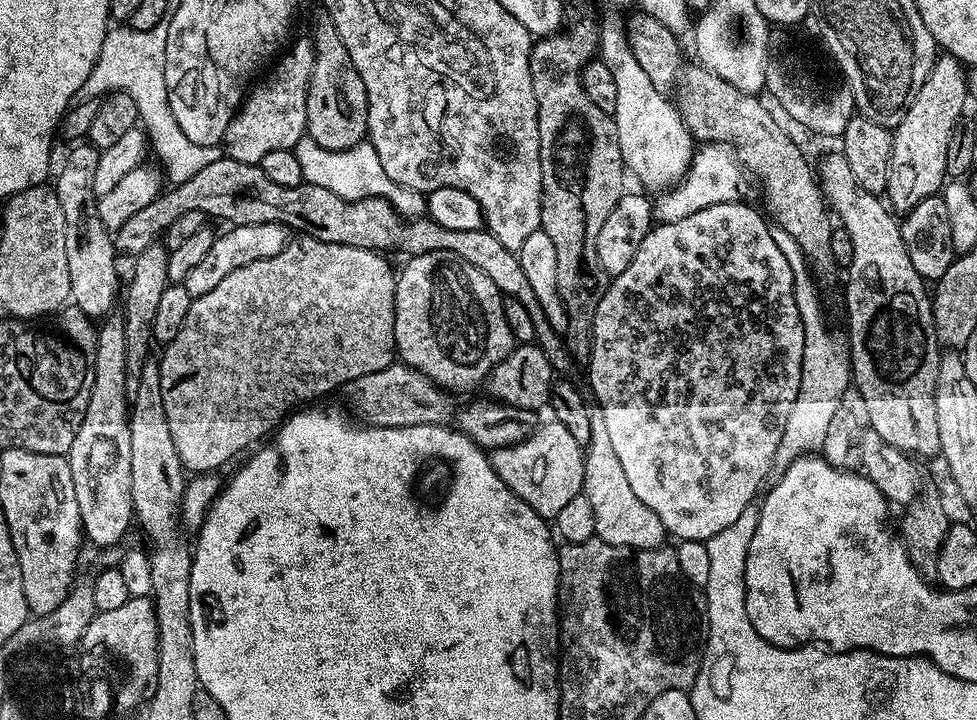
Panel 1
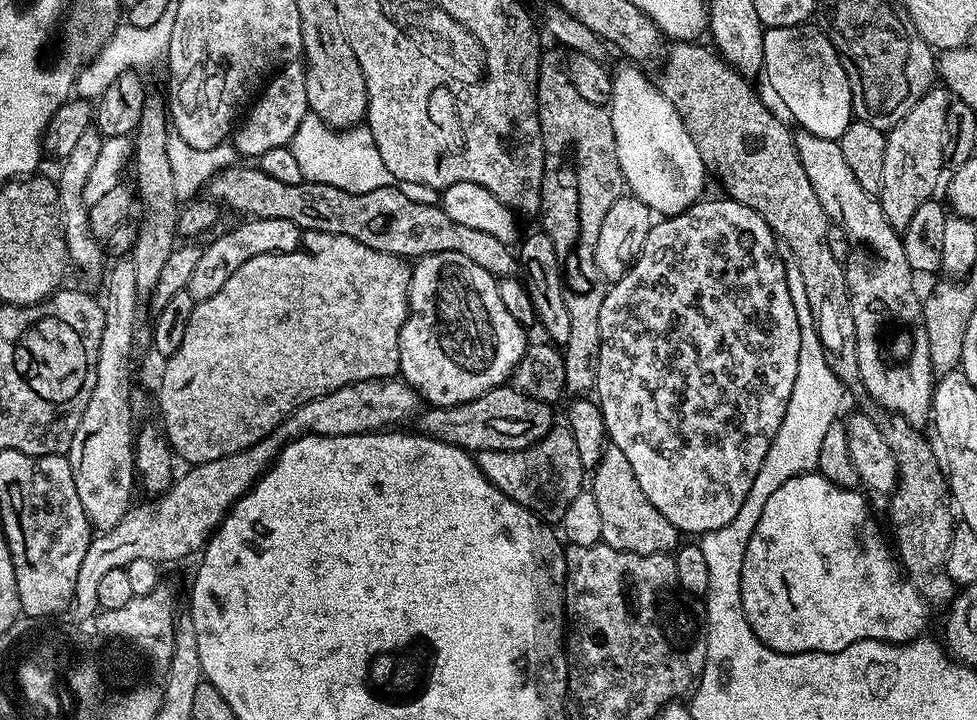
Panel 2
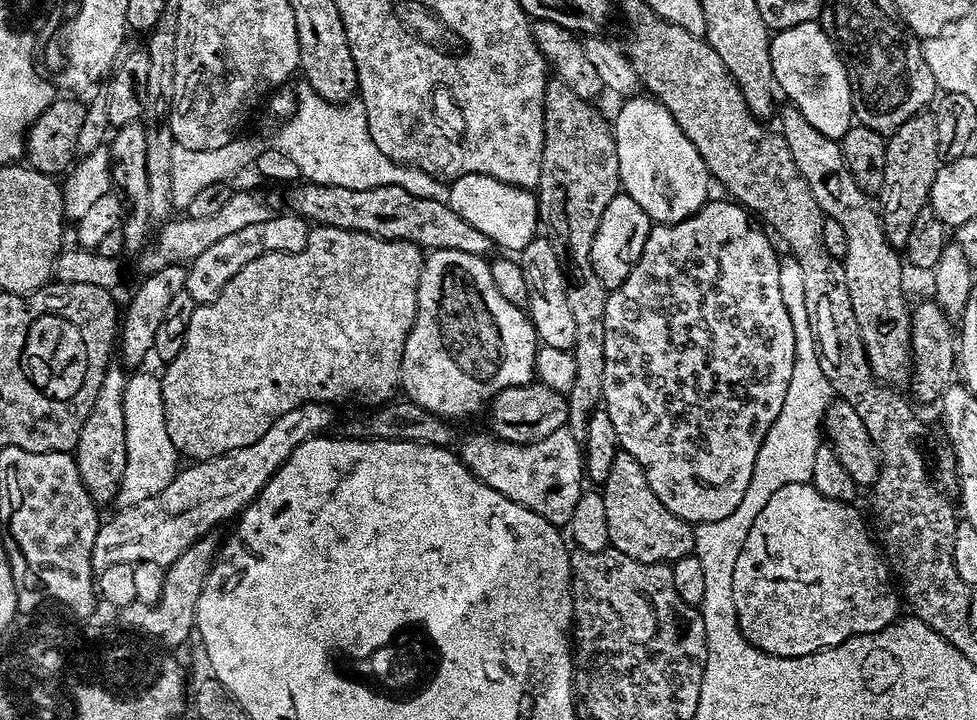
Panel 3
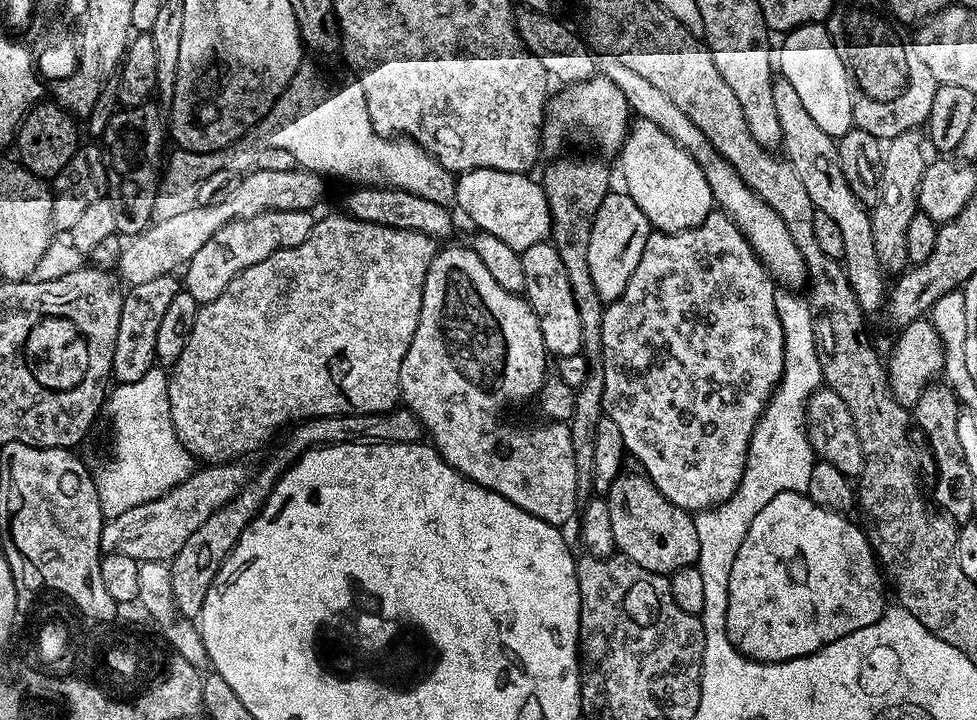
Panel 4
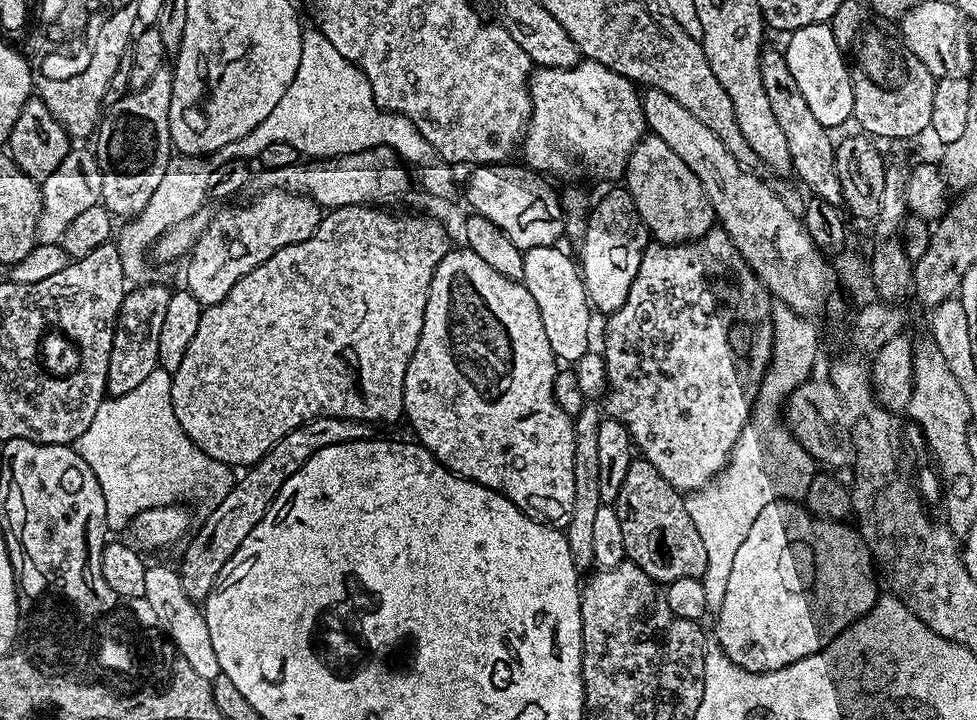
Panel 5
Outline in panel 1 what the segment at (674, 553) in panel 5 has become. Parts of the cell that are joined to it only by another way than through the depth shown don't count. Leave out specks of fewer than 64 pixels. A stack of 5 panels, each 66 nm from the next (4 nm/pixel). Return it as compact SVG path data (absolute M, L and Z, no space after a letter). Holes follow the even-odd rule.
M599 406L588 409L590 418L590 442L584 448L584 490L582 495L594 509L595 539L610 542L610 546L623 548L658 548L665 543L666 533L662 518L639 500L634 494L626 474L622 474L622 462L614 454L610 434L606 434L606 422Z

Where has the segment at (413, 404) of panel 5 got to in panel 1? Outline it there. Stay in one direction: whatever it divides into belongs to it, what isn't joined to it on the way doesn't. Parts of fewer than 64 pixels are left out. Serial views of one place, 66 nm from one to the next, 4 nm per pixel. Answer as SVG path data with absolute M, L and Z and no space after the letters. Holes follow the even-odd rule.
M427 252L408 256L405 261L396 278L394 298L394 338L399 359L445 390L483 385L493 366L506 359L514 347L502 293L482 270L449 252ZM554 418L549 419L549 424L544 424L535 429L532 435L519 440L517 444L511 444L508 448L497 448L491 453L492 471L502 482L506 482L508 491L512 492L522 502L526 502L539 516L555 518L558 510L570 502L570 498L581 495L584 490L584 448L570 435L570 430L562 426Z

